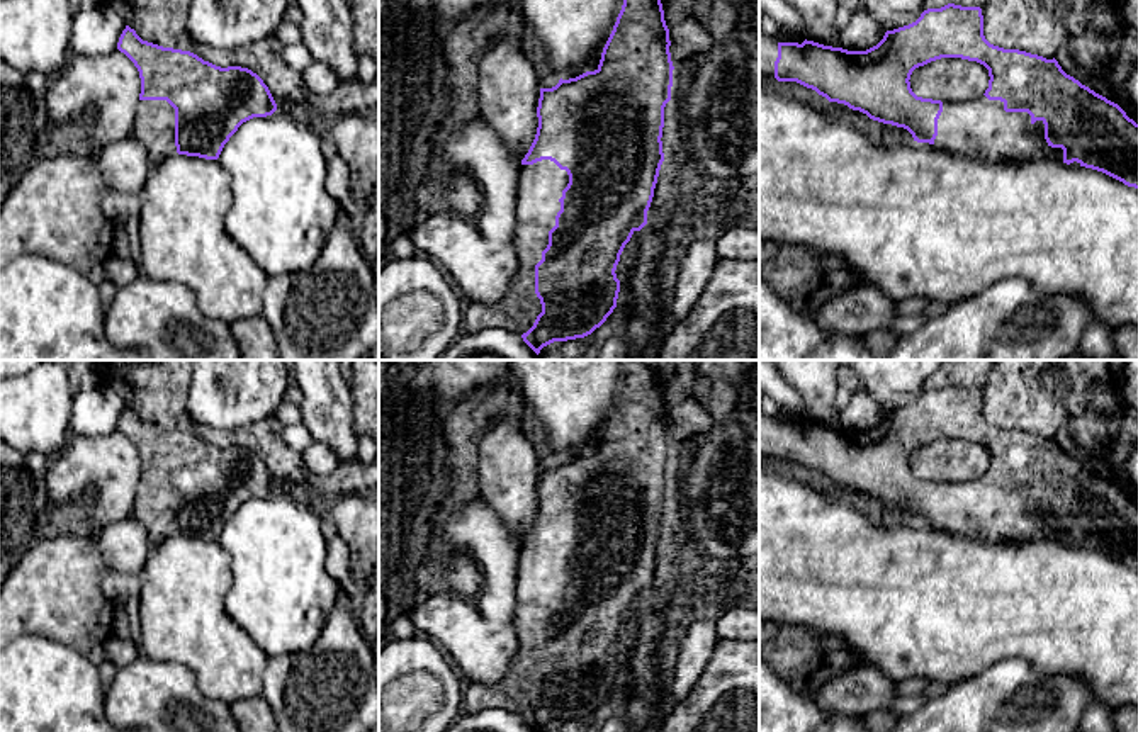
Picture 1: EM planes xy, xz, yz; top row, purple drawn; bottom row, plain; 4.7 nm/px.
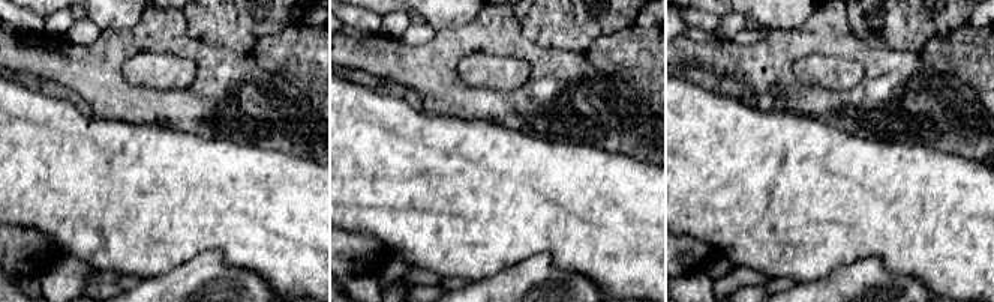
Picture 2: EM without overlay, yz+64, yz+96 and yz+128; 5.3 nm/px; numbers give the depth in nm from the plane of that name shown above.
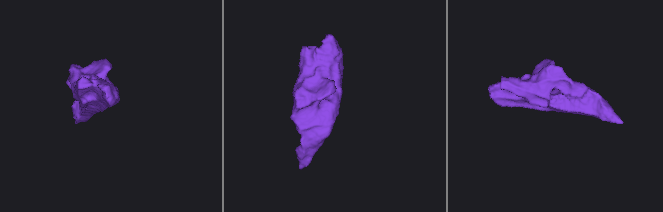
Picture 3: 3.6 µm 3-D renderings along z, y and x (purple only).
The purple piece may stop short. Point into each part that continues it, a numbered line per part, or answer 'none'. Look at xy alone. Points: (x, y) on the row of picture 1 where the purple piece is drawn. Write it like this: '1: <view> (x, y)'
1: xy (155, 119)

